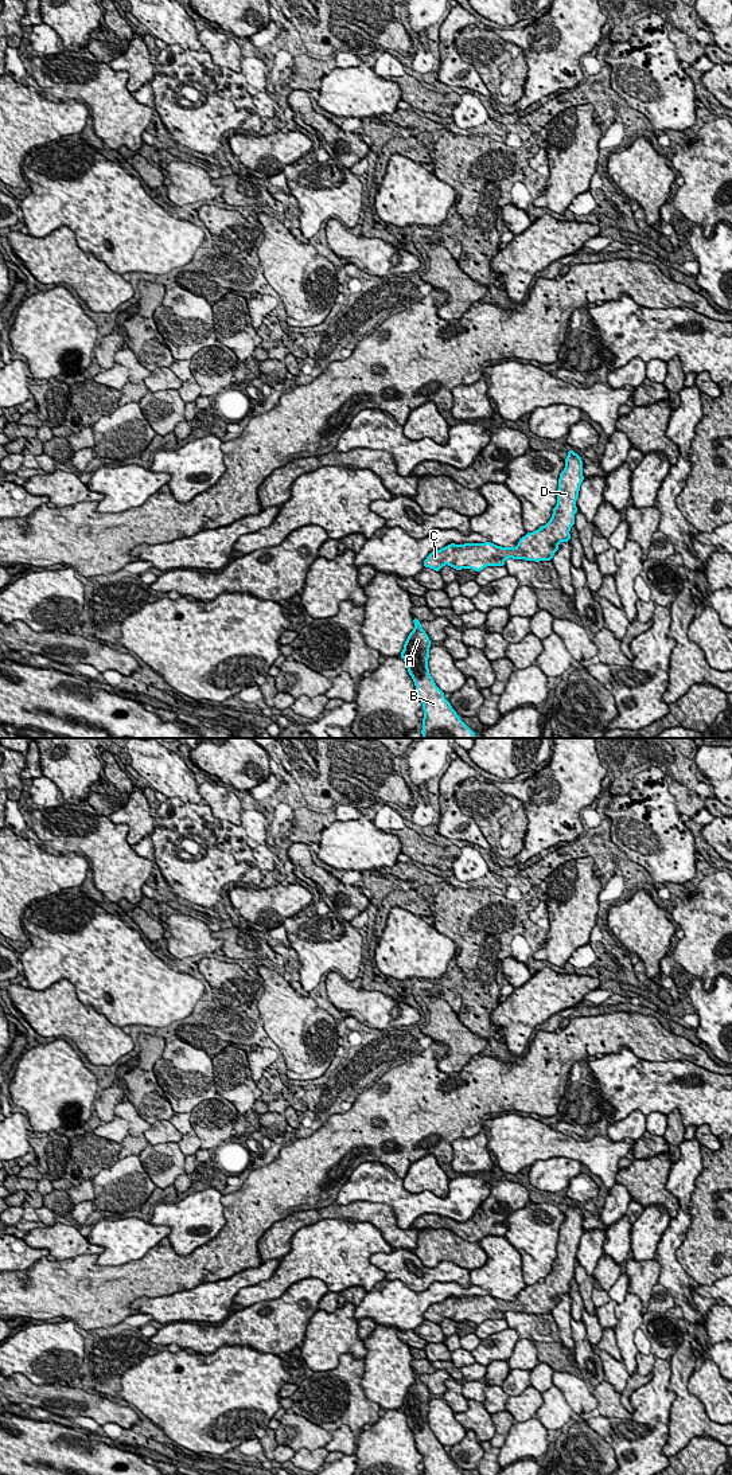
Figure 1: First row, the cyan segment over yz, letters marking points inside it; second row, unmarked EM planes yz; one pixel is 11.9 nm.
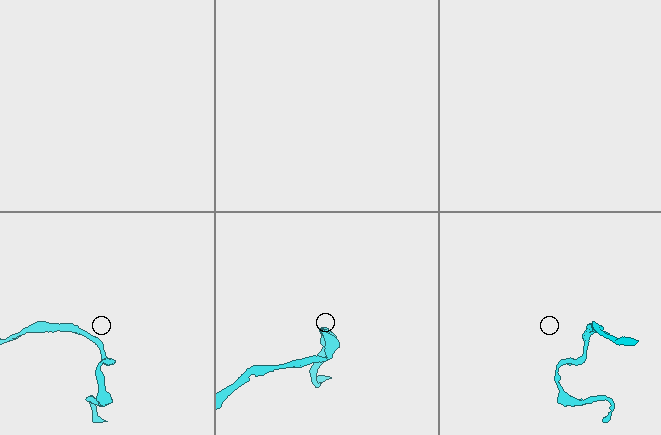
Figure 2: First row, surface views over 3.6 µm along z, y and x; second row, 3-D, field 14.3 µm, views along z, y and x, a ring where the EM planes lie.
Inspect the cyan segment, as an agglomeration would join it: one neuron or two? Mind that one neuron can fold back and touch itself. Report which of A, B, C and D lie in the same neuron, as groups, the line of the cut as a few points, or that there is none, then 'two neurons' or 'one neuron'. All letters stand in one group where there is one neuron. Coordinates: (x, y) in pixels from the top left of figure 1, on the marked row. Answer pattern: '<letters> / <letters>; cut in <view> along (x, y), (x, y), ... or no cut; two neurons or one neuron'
A B C D; no cut; one neuron

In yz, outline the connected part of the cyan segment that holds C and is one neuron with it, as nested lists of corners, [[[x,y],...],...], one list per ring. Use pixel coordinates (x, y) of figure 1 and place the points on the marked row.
[[[568,449],[564,460],[565,468],[560,473],[557,489],[557,506],[553,508],[550,520],[533,532],[522,536],[513,549],[484,543],[451,543],[432,551],[424,561],[424,567],[440,571],[444,565],[456,570],[474,569],[480,571],[487,566],[505,566],[507,558],[525,561],[552,561],[560,542],[569,542],[569,530],[575,526],[577,511],[576,500],[584,480],[581,456]]]

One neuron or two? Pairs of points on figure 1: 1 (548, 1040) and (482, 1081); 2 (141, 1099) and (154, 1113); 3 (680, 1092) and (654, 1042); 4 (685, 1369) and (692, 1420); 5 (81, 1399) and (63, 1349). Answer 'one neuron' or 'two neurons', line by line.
1: one neuron
2: one neuron
3: two neurons
4: one neuron
5: two neurons

